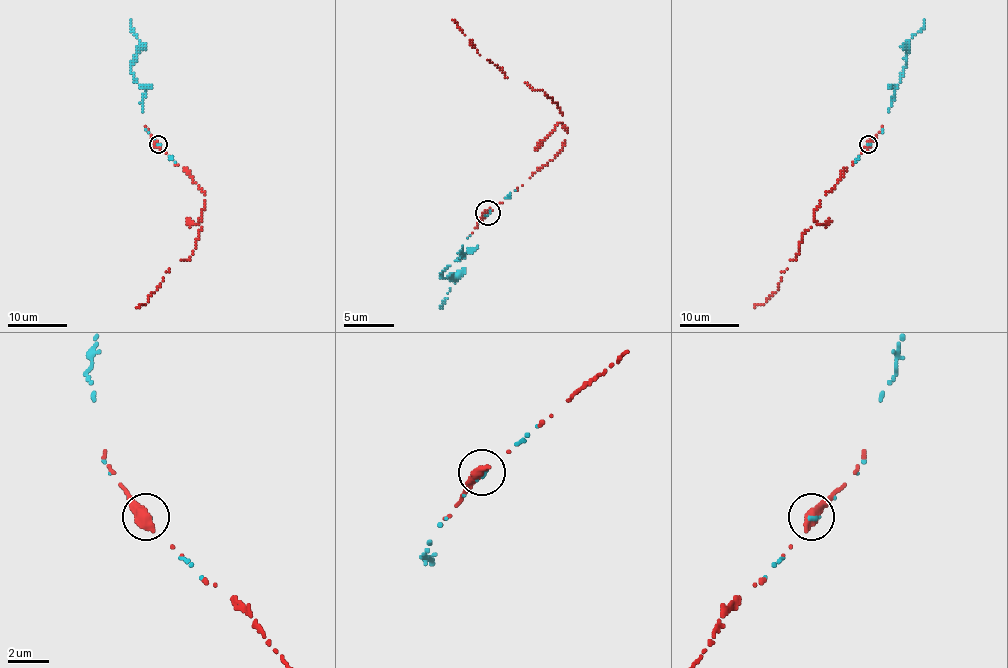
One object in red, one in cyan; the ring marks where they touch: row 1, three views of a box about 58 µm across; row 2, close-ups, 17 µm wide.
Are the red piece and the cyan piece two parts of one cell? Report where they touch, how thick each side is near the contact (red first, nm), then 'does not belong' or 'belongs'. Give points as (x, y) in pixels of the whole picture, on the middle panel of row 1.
at (488, 212); 600 nm thick on the red side, 150 nm on the other; belongs

